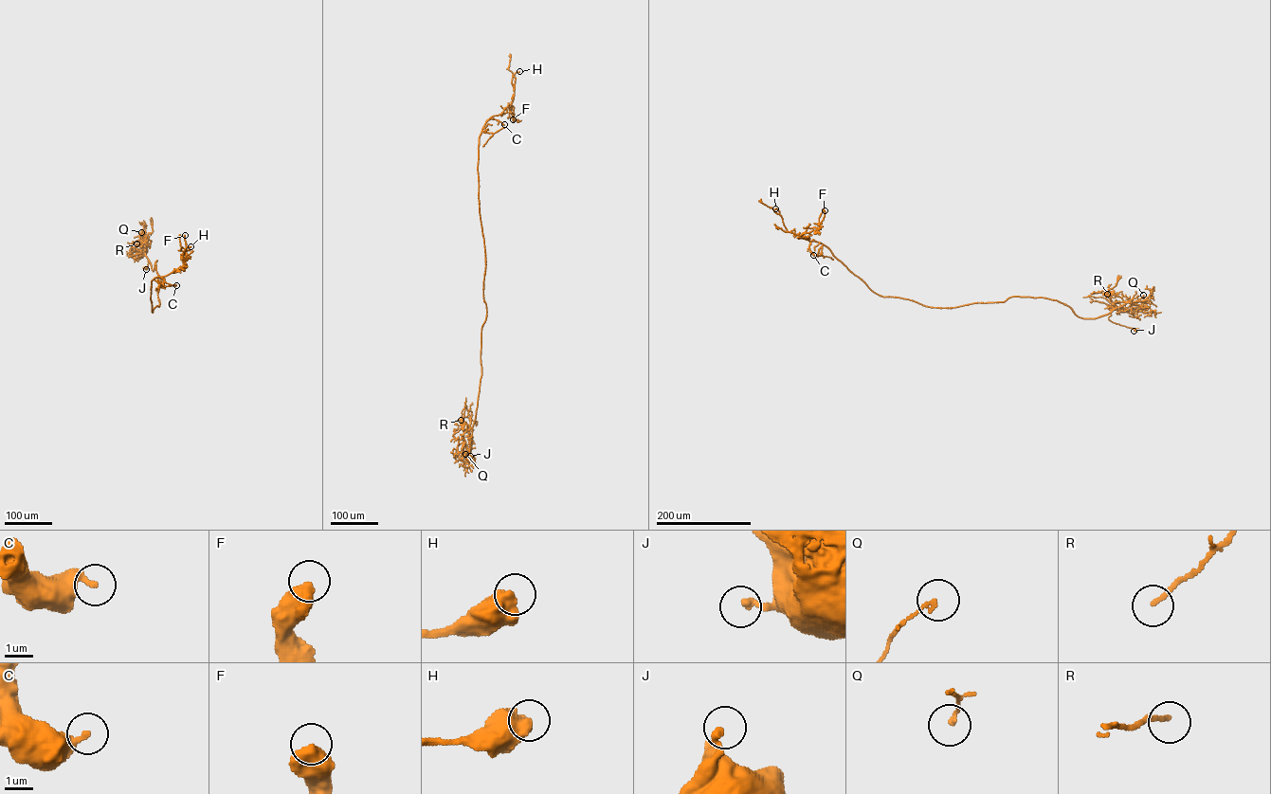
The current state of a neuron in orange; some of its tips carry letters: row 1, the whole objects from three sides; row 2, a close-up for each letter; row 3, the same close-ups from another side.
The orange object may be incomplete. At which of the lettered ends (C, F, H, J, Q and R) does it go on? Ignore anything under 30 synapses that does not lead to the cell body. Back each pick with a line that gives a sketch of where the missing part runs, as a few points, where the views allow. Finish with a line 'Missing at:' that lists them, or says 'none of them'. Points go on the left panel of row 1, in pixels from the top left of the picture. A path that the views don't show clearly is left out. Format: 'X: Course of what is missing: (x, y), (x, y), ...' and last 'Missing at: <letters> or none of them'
Missing at: none of them

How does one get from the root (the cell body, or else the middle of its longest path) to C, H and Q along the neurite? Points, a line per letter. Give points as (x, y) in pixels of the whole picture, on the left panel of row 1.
C: (146, 268), (147, 258), (153, 271), (156, 261), (159, 304), (153, 313), (151, 280), (162, 277), (176, 285)
H: (146, 268), (147, 258), (153, 271), (156, 261), (153, 313), (151, 280), (186, 267), (190, 246)
Q: (146, 268), (147, 240), (141, 232)

